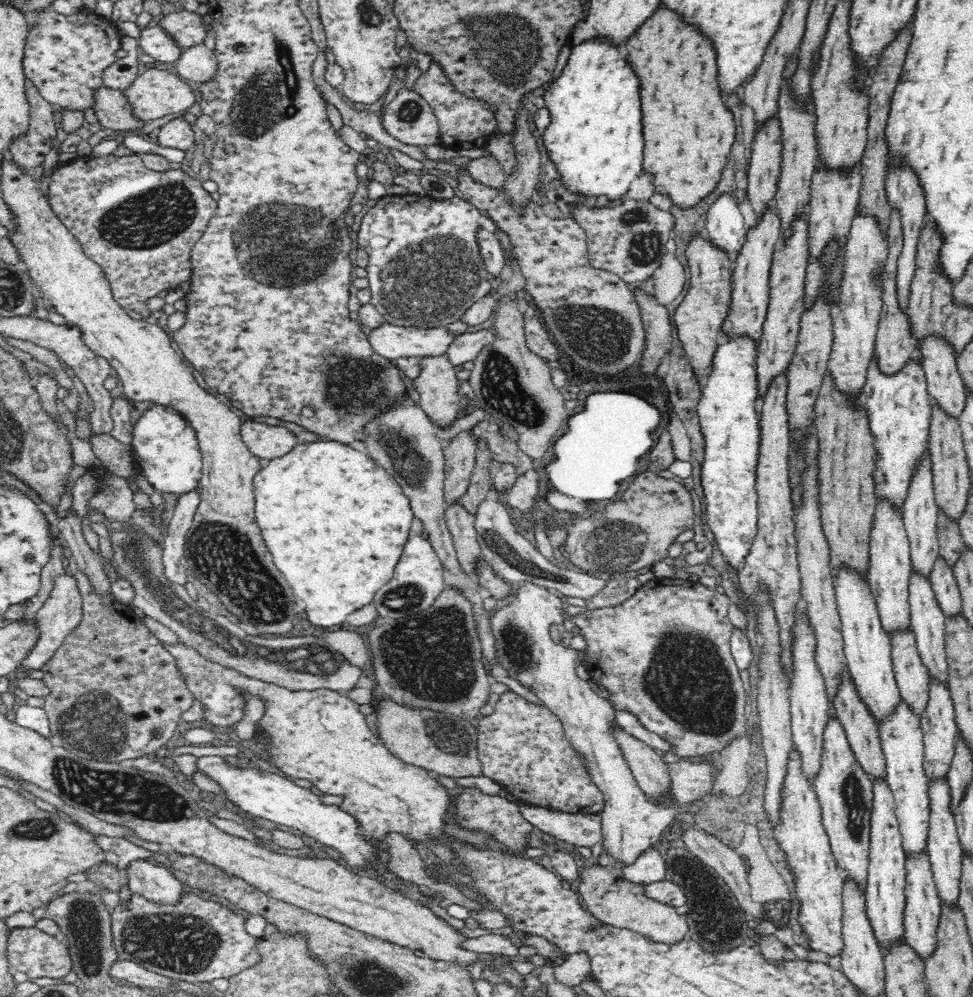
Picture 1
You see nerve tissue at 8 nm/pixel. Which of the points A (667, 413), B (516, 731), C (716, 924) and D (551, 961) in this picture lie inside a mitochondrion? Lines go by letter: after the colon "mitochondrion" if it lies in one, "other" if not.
A: other
B: other
C: mitochondrion
D: other

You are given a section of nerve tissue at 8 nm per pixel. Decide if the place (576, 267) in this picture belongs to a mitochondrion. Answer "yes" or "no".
no

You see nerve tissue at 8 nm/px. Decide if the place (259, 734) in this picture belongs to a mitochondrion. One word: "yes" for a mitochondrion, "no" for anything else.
no

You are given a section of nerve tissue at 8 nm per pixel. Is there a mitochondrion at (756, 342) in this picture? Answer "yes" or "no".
no

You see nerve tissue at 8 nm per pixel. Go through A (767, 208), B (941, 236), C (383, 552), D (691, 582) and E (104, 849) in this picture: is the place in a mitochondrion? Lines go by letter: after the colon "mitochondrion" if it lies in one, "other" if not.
A: other
B: other
C: other
D: other
E: other

